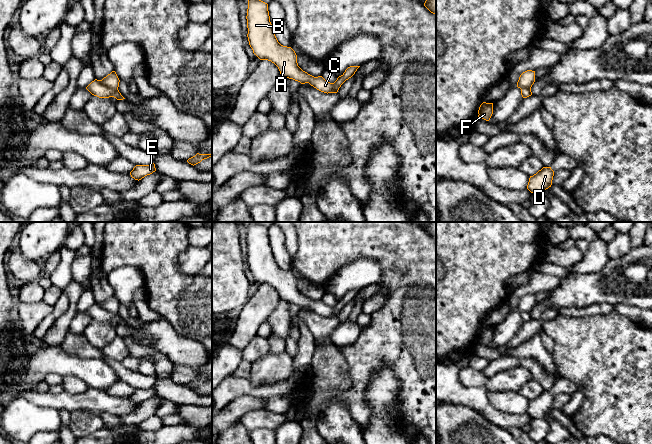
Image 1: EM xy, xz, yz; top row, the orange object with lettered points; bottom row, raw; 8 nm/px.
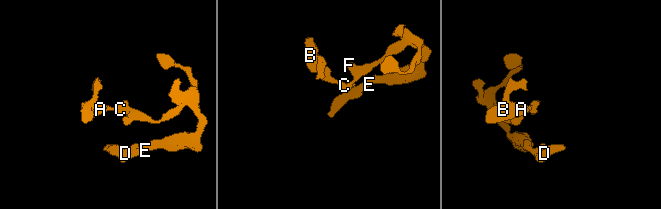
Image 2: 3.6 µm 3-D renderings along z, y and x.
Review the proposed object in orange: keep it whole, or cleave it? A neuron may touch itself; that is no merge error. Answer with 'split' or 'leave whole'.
split

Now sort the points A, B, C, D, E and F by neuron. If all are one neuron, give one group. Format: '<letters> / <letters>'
A B C / D E F

